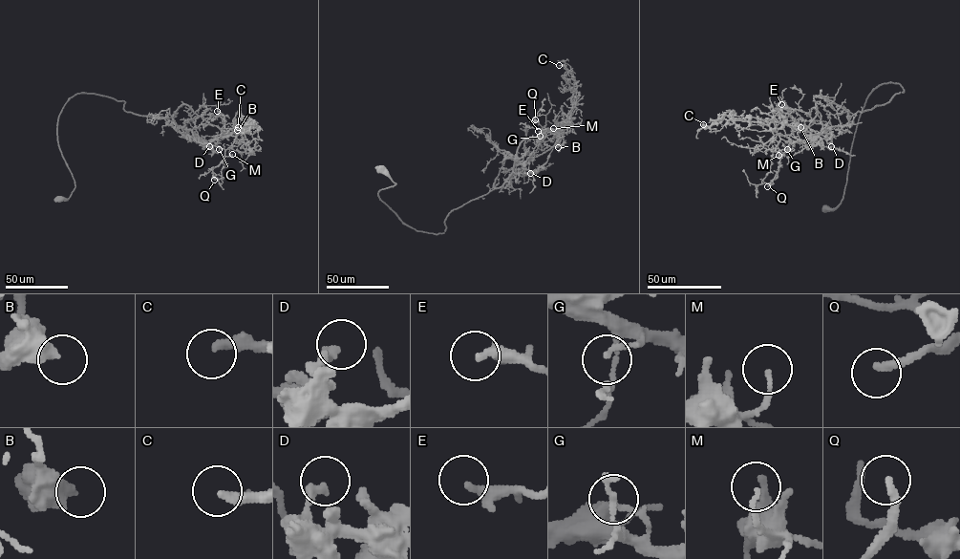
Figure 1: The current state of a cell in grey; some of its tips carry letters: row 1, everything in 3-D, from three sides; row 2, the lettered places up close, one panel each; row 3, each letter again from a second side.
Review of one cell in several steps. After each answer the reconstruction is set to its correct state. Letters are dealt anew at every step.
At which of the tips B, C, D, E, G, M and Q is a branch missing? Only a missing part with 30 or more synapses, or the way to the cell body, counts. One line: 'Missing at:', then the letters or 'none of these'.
Missing at: Q

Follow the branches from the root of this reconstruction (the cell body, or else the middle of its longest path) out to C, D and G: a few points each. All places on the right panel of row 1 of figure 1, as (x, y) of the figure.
C: (825, 208), (843, 194), (867, 96), (898, 83), (904, 91), (889, 101), (792, 142), (773, 122), (703, 124)
D: (825, 208), (843, 194), (867, 96), (883, 83), (902, 87), (832, 126), (819, 141), (831, 146)
G: (825, 208), (835, 208), (843, 194), (867, 96), (883, 83), (902, 87), (889, 101), (787, 149)

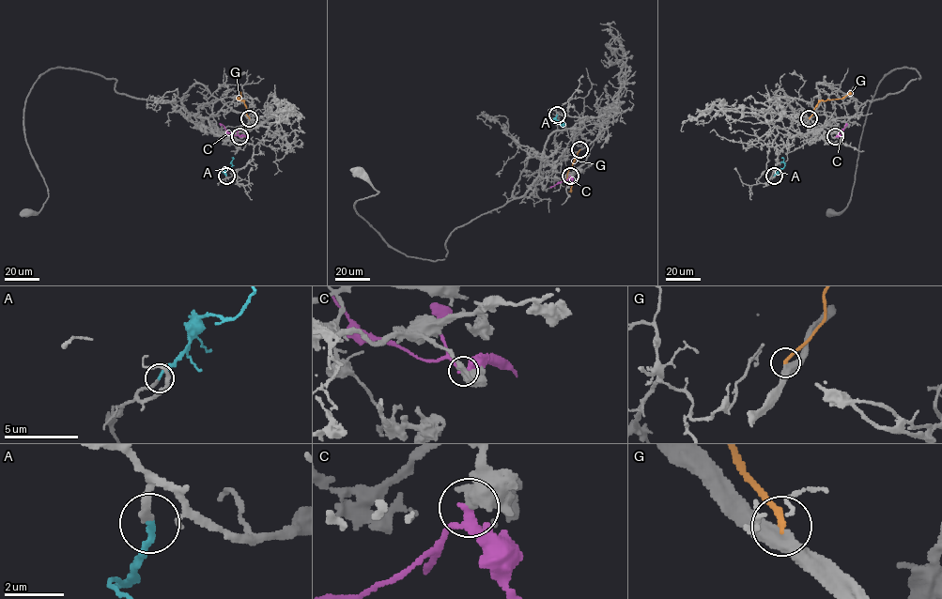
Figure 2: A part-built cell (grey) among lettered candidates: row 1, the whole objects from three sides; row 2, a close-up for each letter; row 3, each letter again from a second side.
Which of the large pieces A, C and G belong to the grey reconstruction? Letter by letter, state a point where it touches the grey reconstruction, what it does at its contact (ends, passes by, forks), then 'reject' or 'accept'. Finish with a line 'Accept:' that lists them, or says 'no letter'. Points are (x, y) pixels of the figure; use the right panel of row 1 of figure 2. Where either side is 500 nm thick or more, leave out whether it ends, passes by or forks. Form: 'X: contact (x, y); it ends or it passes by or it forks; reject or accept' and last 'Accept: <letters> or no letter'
A: contact (774, 176); it ends; accept
C: contact (835, 136); reject
G: contact (809, 118); it ends; reject
Accept: A

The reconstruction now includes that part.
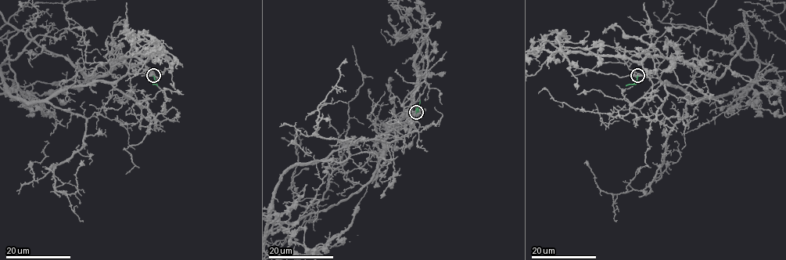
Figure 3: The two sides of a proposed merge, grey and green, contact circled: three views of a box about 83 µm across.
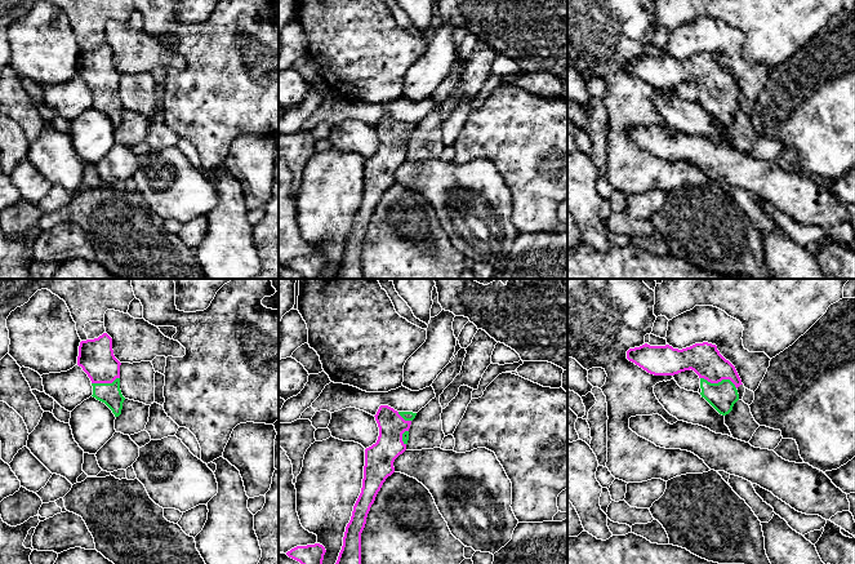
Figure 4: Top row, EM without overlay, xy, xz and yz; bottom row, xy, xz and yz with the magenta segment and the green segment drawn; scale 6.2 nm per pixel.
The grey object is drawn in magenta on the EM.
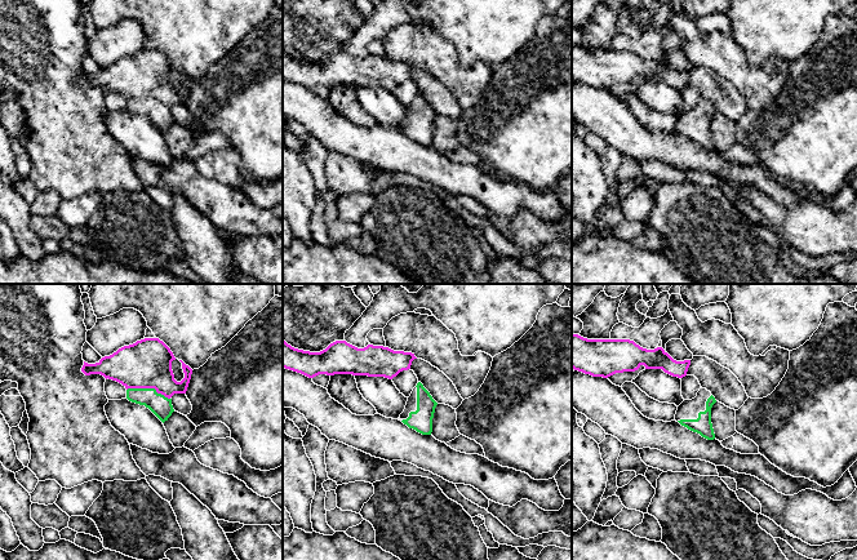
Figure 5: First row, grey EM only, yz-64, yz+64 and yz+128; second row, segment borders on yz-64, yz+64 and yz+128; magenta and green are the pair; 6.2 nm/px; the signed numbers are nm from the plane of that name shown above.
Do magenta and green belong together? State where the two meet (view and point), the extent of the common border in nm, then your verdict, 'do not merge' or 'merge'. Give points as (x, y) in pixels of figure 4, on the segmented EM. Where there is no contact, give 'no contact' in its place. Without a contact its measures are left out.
meets magenta in yz at (718, 381); contact 240 nm long; merge

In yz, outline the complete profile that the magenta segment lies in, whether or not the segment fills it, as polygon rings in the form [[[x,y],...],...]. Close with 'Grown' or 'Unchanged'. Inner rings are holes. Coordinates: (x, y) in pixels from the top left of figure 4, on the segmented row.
[[[703,342],[678,350],[669,345],[645,343],[629,348],[627,359],[654,376],[674,376],[694,370],[700,378],[702,398],[722,416],[729,414],[739,400],[736,388],[743,385],[742,379],[716,345]]]. Grown

